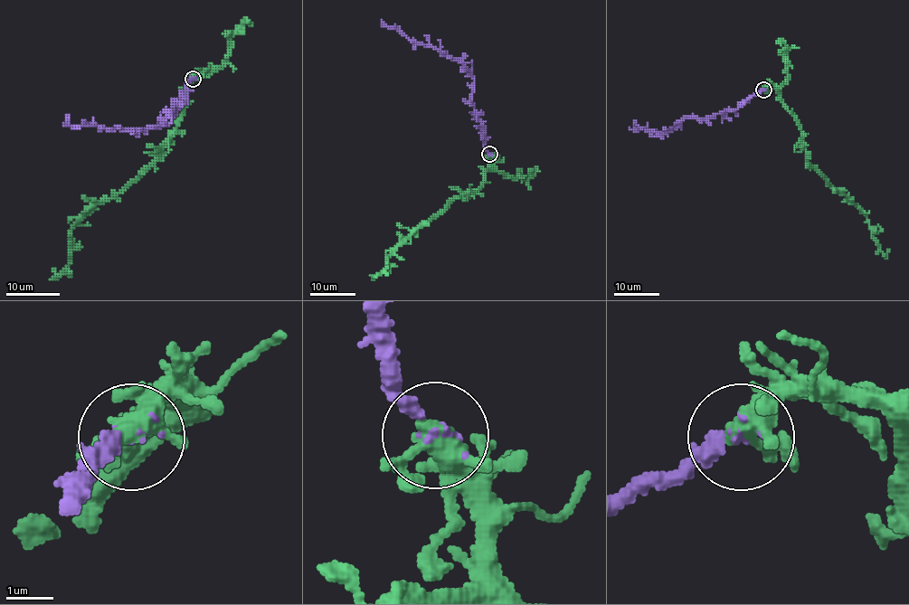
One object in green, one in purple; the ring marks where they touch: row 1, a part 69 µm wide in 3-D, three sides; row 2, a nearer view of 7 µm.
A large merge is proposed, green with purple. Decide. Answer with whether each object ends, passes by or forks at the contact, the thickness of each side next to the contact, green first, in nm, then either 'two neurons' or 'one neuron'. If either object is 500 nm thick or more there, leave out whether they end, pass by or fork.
green forks there; purple ends there; 360 nm thick on the green side, 240 nm on the other; one neuron

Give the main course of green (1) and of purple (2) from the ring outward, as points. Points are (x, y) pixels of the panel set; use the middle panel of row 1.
1: (489, 154), (490, 162), (481, 185), (475, 192), (455, 196), (389, 257), (387, 266), (373, 277), (369, 276)
2: (489, 154), (484, 127), (471, 102), (473, 78), (461, 63), (436, 48), (411, 42), (398, 30), (383, 25)

